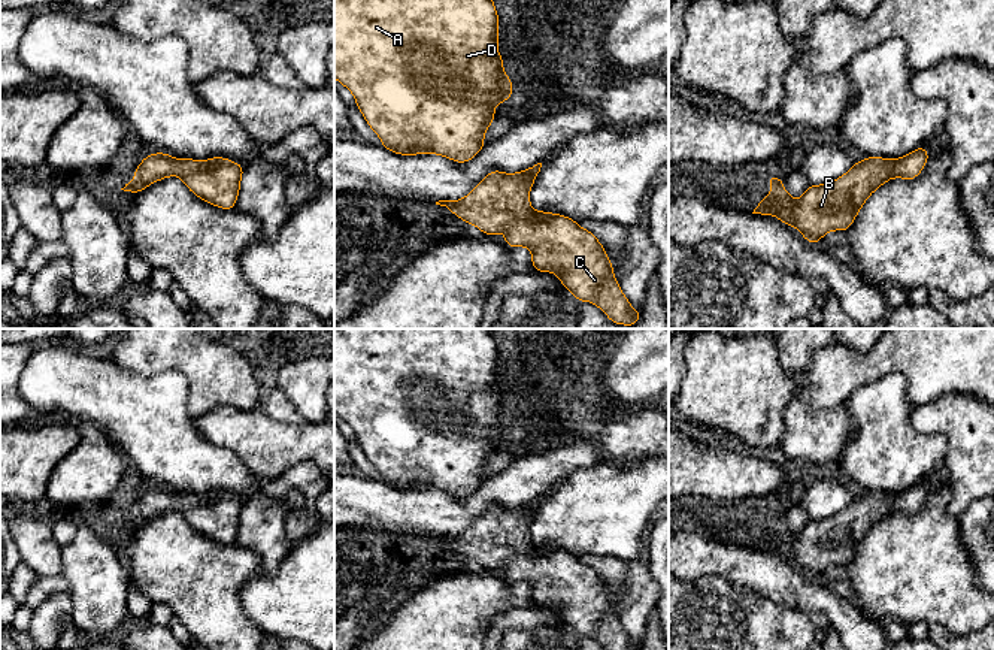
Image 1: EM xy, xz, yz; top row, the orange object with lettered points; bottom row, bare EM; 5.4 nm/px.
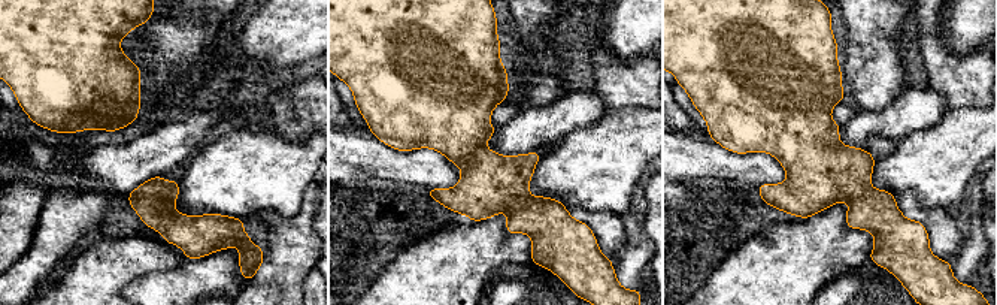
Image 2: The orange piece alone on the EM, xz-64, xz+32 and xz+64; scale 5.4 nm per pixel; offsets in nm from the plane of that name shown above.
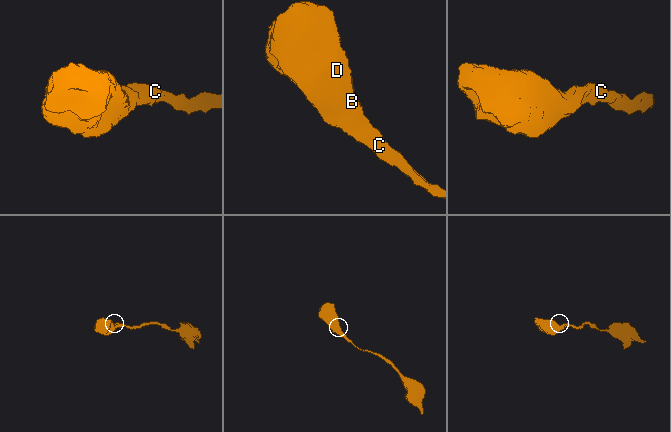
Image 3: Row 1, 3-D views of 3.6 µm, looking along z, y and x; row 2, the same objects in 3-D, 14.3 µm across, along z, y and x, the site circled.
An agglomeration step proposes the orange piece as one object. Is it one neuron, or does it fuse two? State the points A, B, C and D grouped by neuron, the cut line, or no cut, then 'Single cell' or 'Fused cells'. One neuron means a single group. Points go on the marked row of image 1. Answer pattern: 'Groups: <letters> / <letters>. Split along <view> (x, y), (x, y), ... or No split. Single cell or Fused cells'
Groups: A B C D. No split. Single cell

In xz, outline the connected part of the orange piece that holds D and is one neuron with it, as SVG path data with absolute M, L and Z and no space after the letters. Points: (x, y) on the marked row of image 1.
M334 0L334 78L346 87L382 146L400 155L437 154L467 163L487 145L484 134L494 121L494 108L512 99L512 79L503 70L498 54L500 19L493 0Z

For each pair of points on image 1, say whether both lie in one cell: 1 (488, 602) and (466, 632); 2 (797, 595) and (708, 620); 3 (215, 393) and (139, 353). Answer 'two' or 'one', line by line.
1: one
2: two
3: one

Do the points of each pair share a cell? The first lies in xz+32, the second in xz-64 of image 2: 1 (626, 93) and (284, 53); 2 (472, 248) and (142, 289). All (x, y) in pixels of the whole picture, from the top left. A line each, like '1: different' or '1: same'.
1: different
2: different

